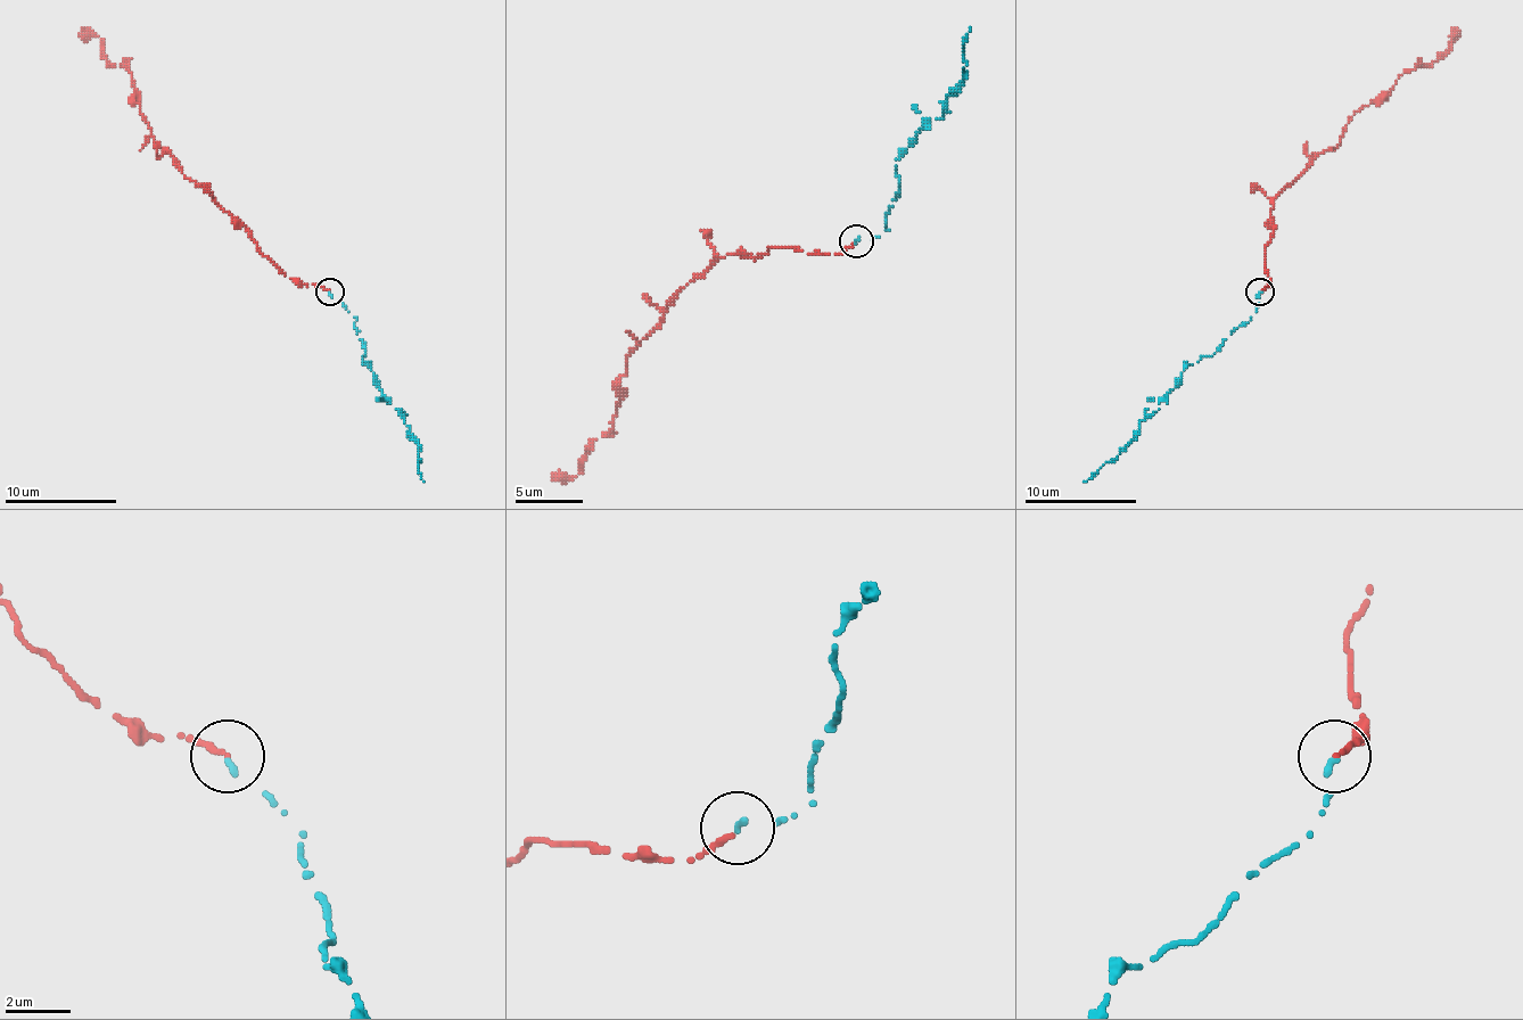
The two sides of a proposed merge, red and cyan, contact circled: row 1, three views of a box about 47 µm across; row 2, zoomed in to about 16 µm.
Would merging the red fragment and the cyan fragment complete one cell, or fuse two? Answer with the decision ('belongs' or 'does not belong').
belongs

